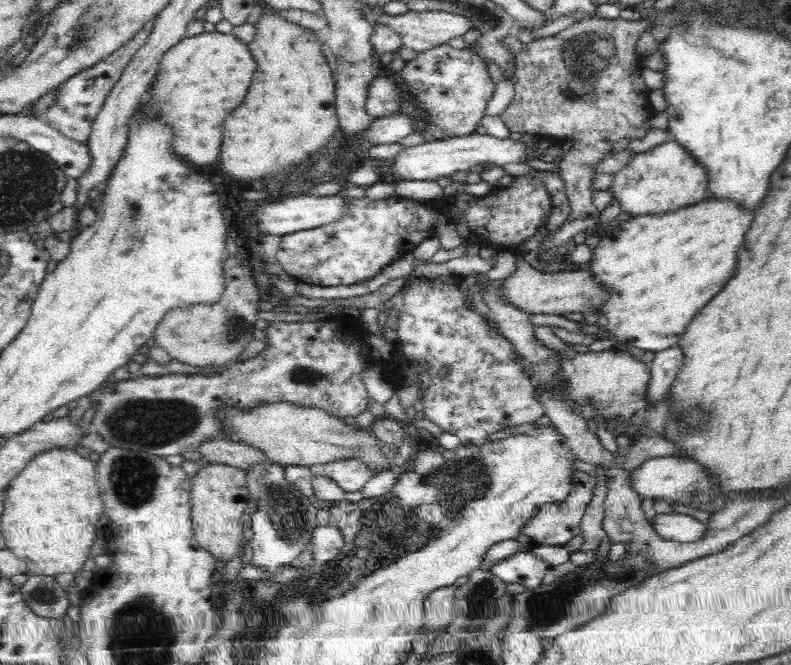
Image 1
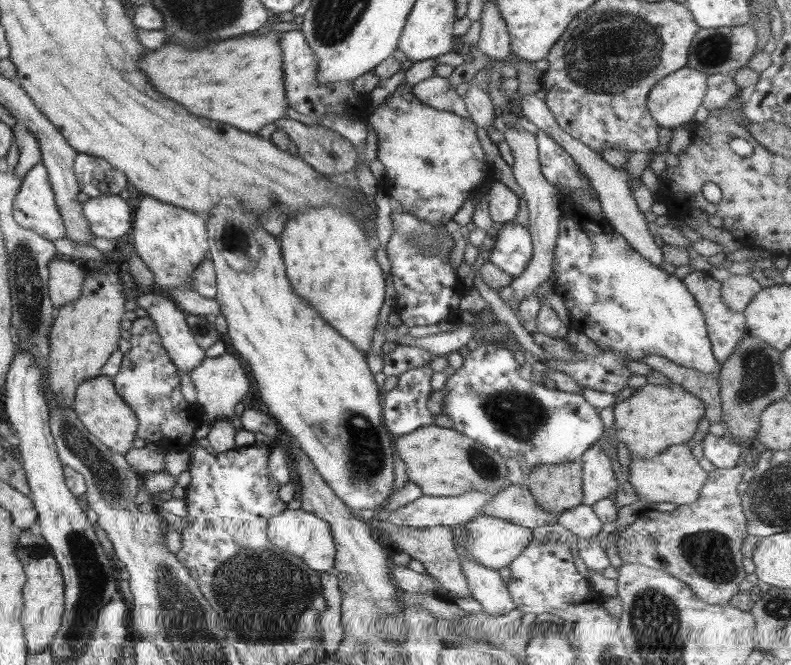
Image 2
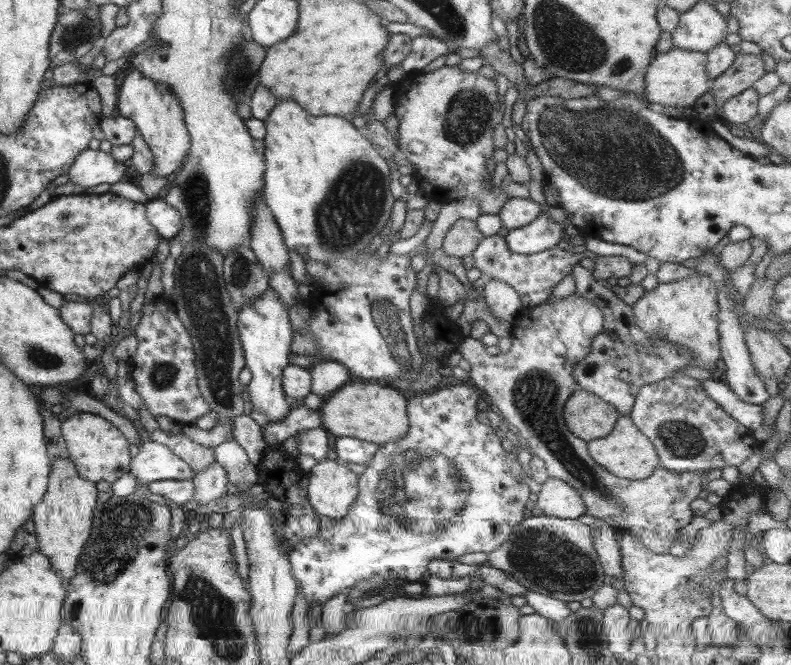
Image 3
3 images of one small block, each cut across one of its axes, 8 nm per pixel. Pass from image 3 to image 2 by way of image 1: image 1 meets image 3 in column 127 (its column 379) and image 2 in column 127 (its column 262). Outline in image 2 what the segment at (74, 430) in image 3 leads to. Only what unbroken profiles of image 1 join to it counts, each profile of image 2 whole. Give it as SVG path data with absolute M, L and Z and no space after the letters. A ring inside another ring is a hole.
M99 375L79 384L74 394L73 409L77 419L101 444L117 454L124 454L132 447L133 436L136 434L138 422L135 414L123 402L114 389L110 377Z

